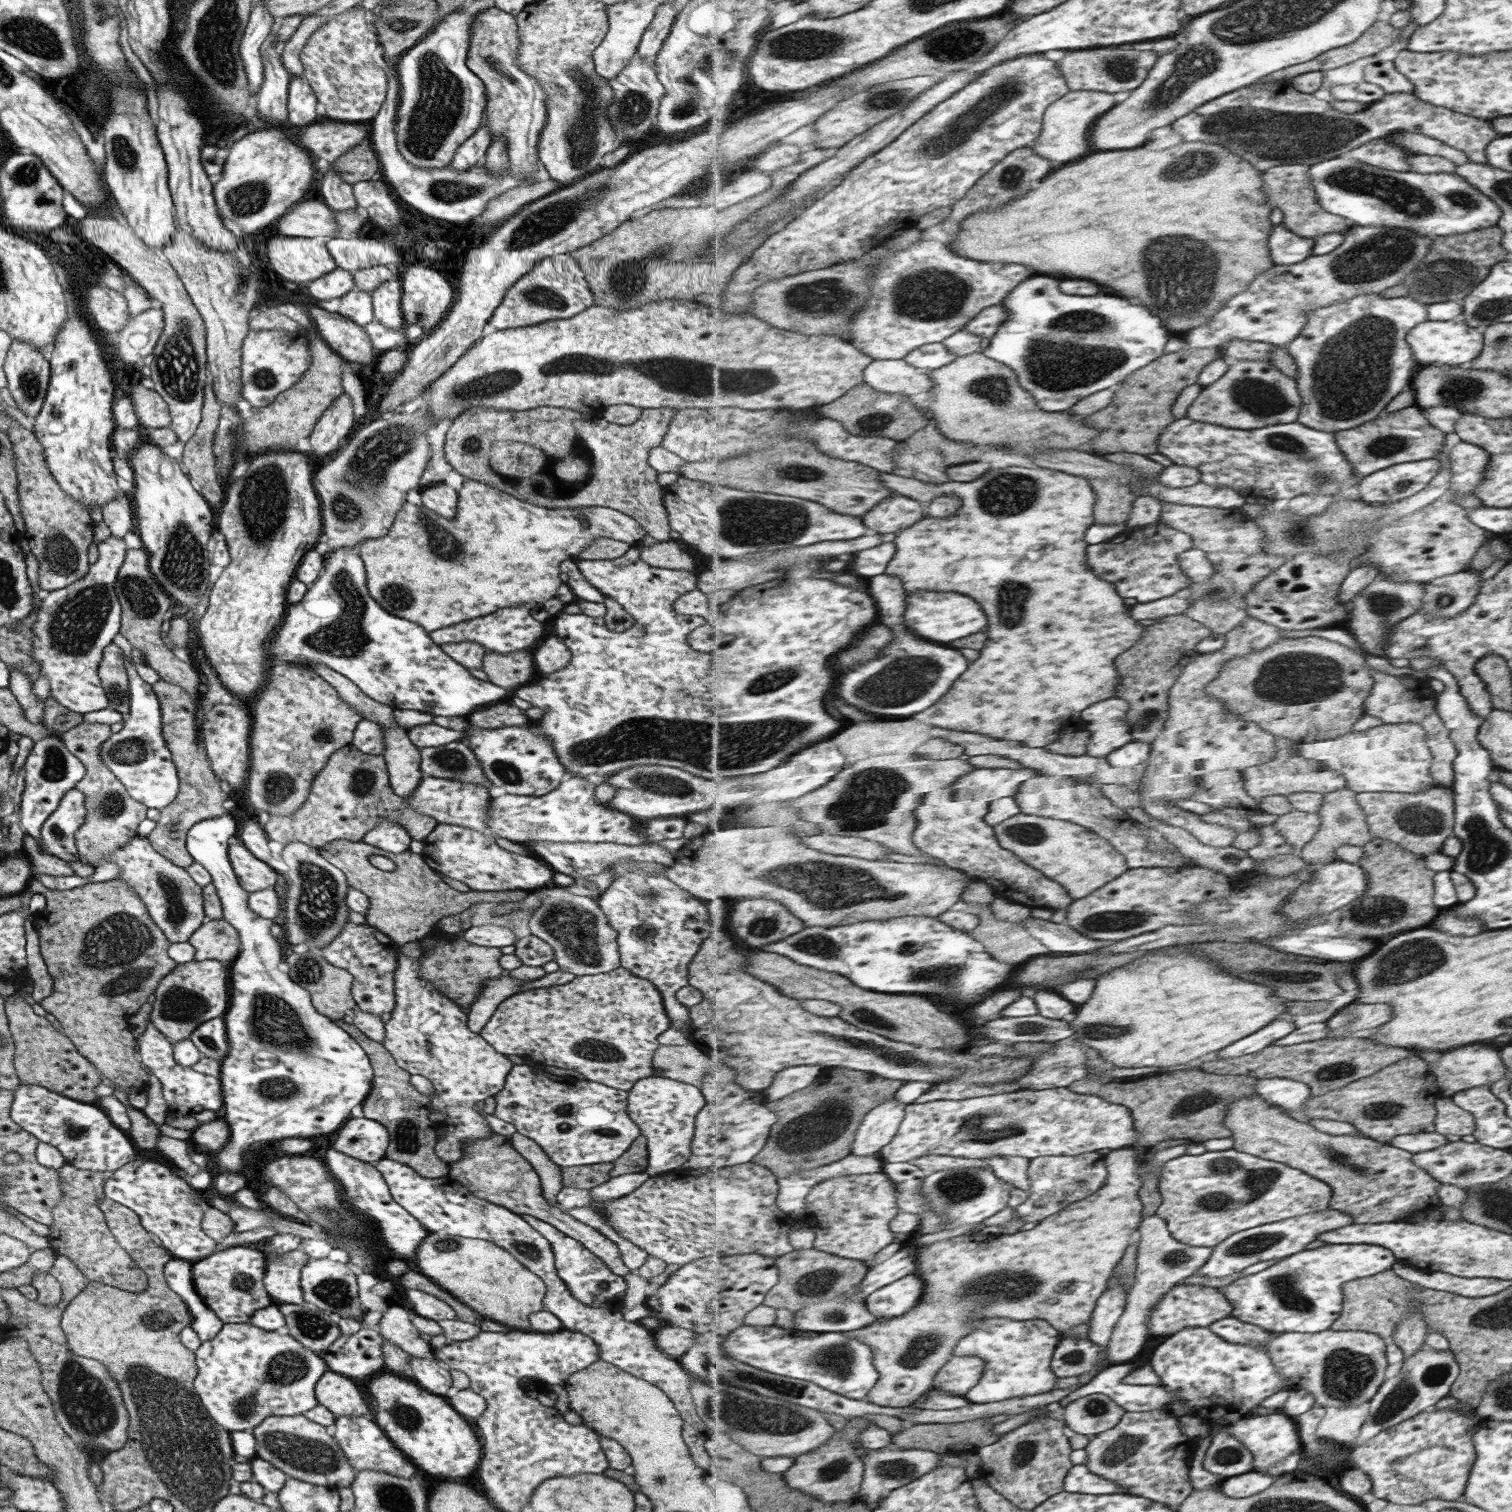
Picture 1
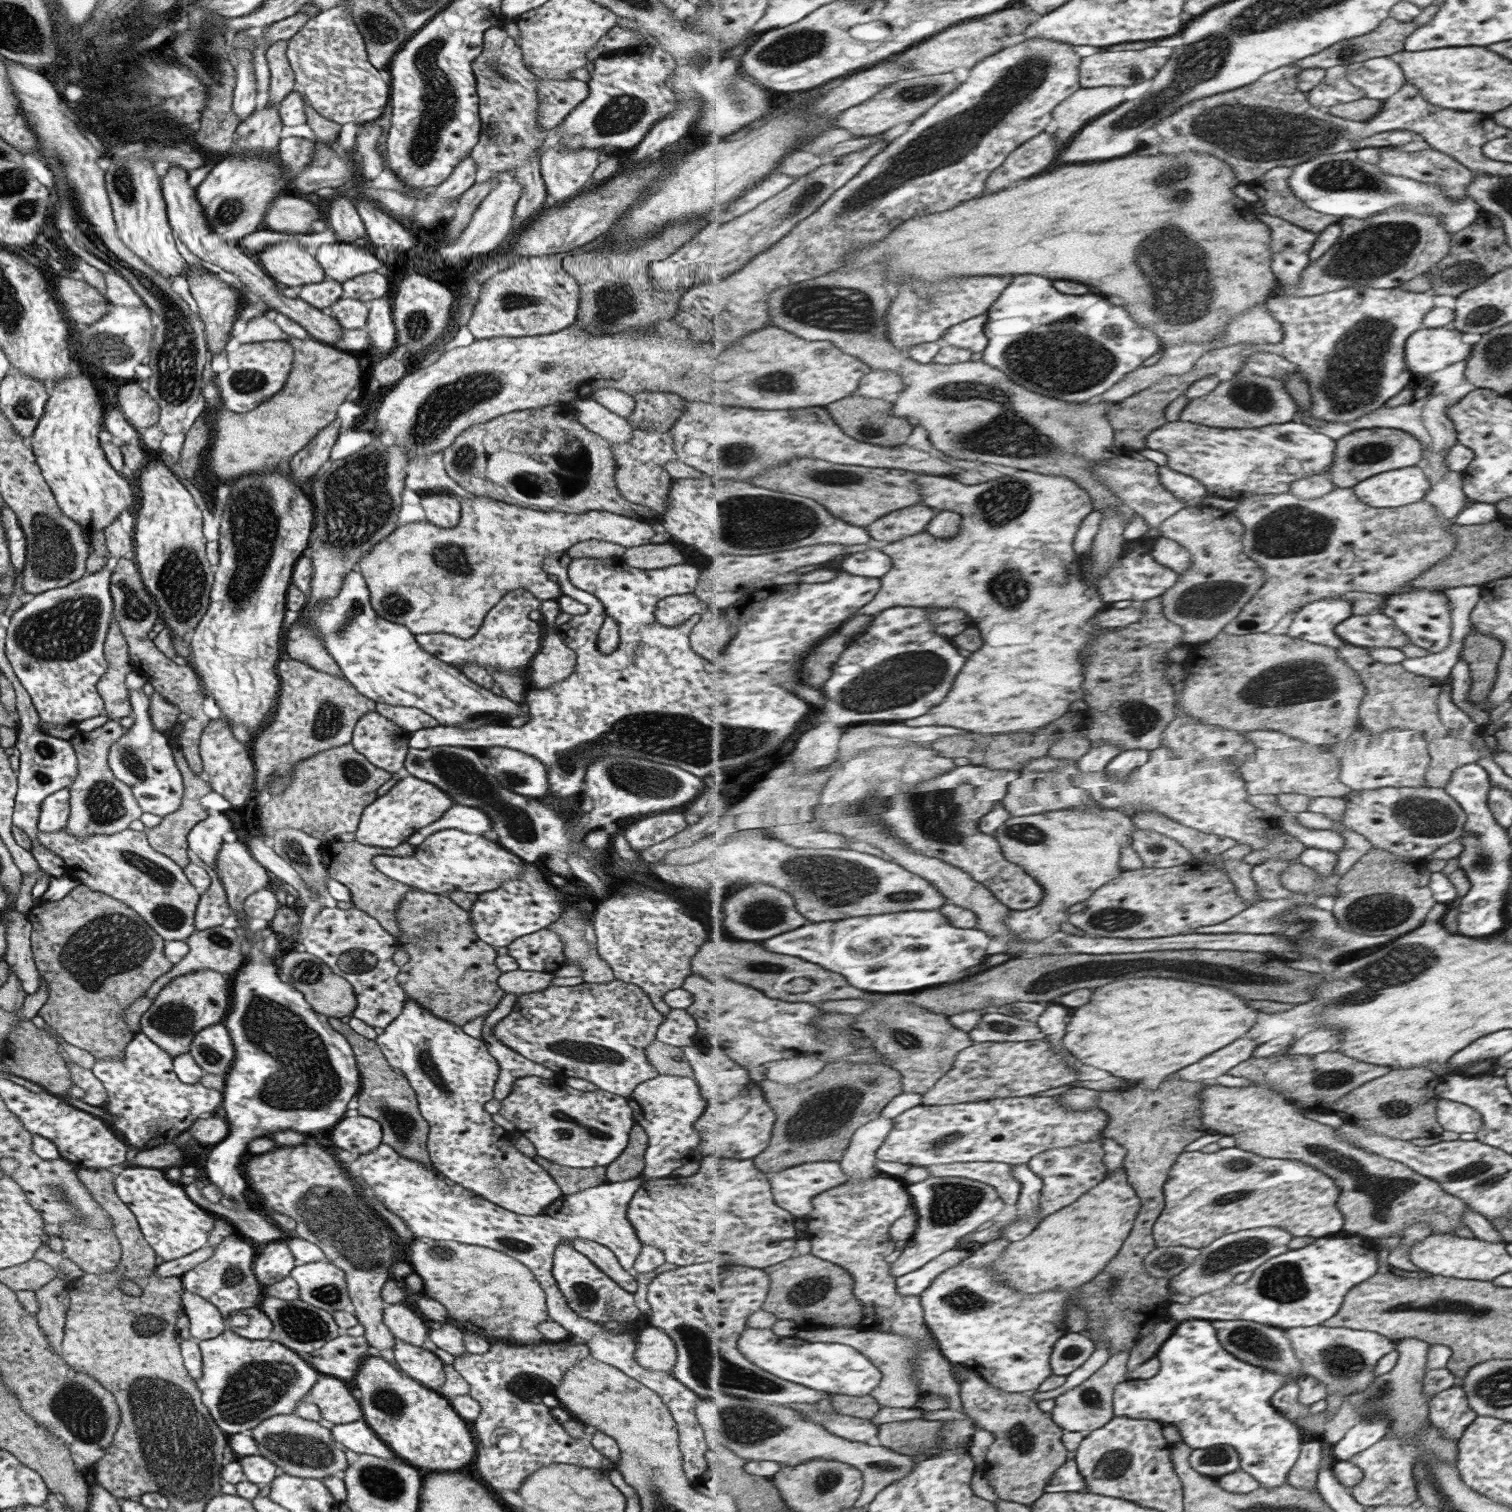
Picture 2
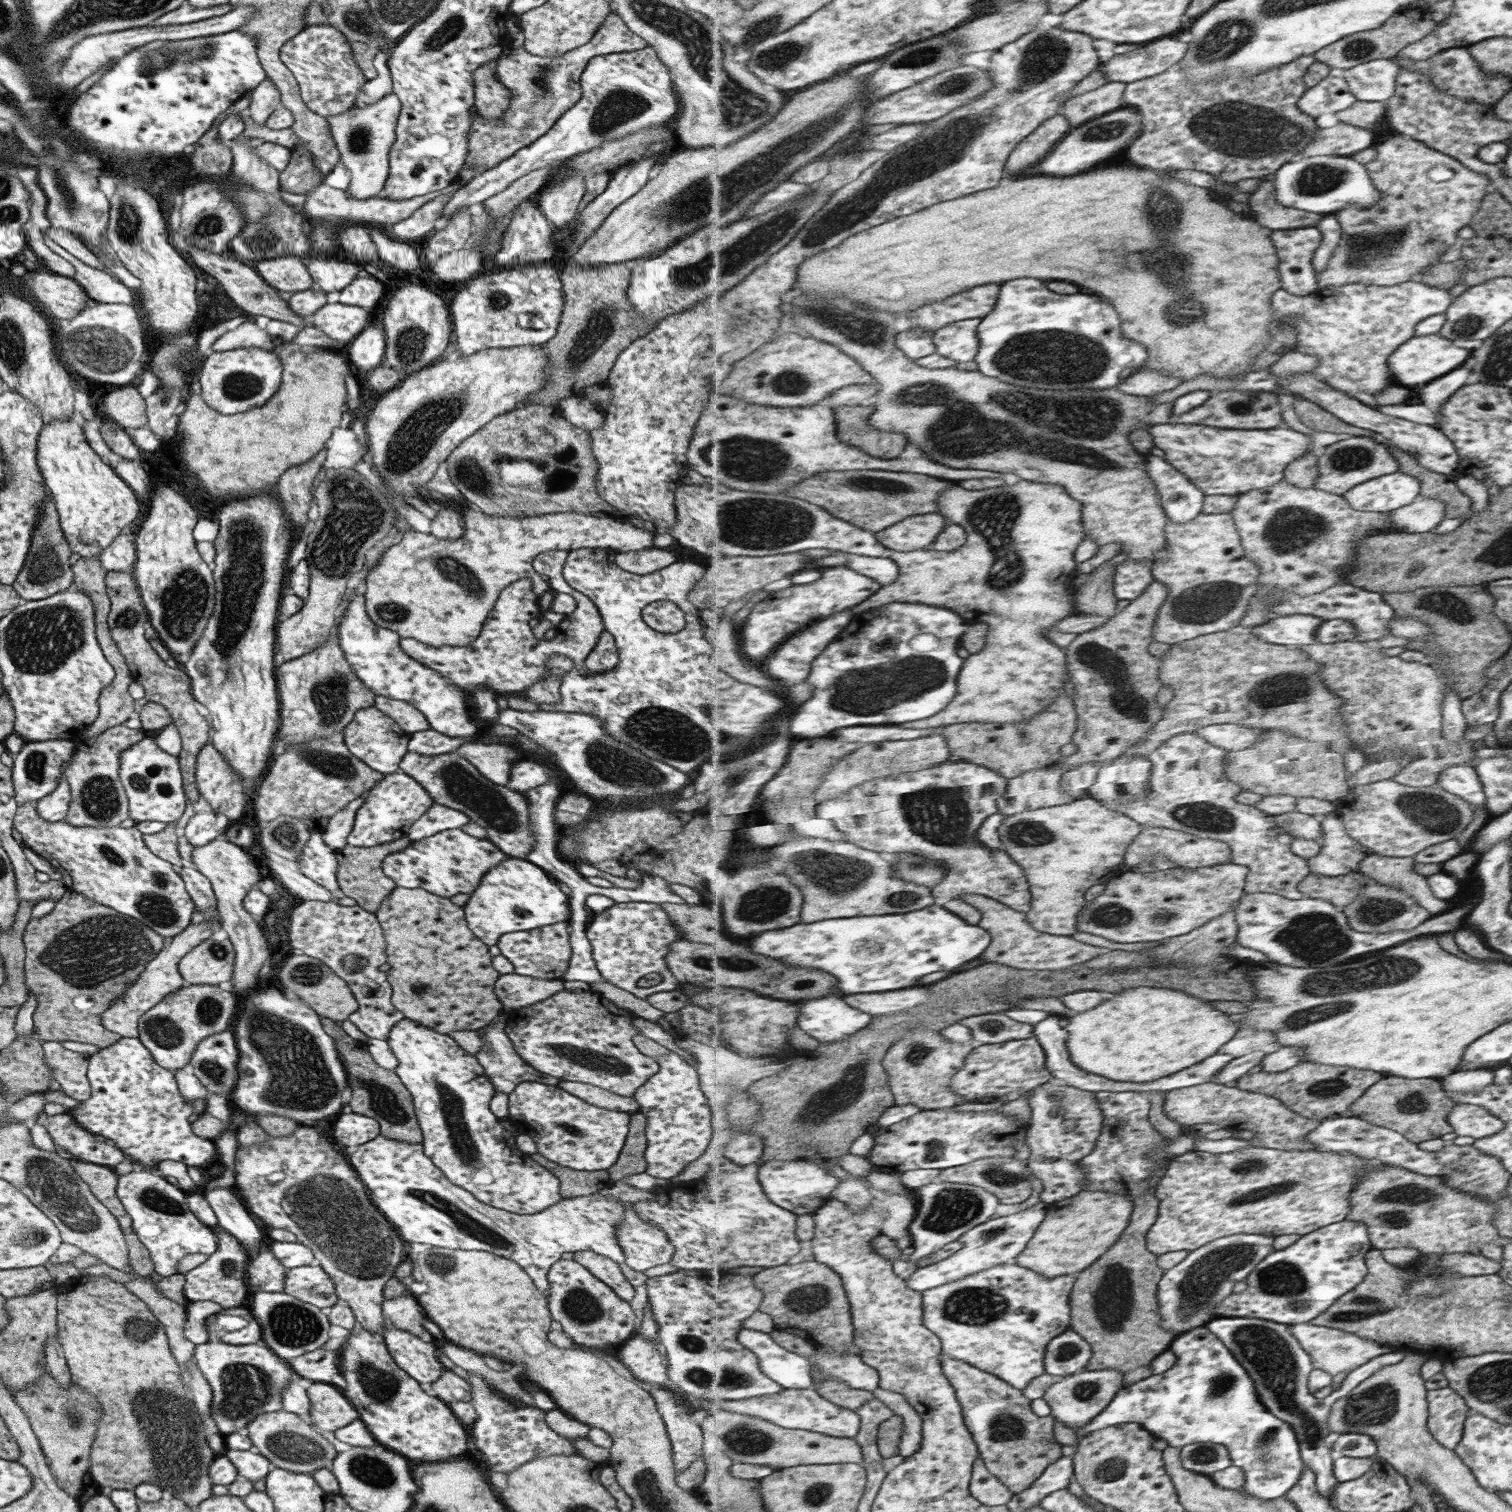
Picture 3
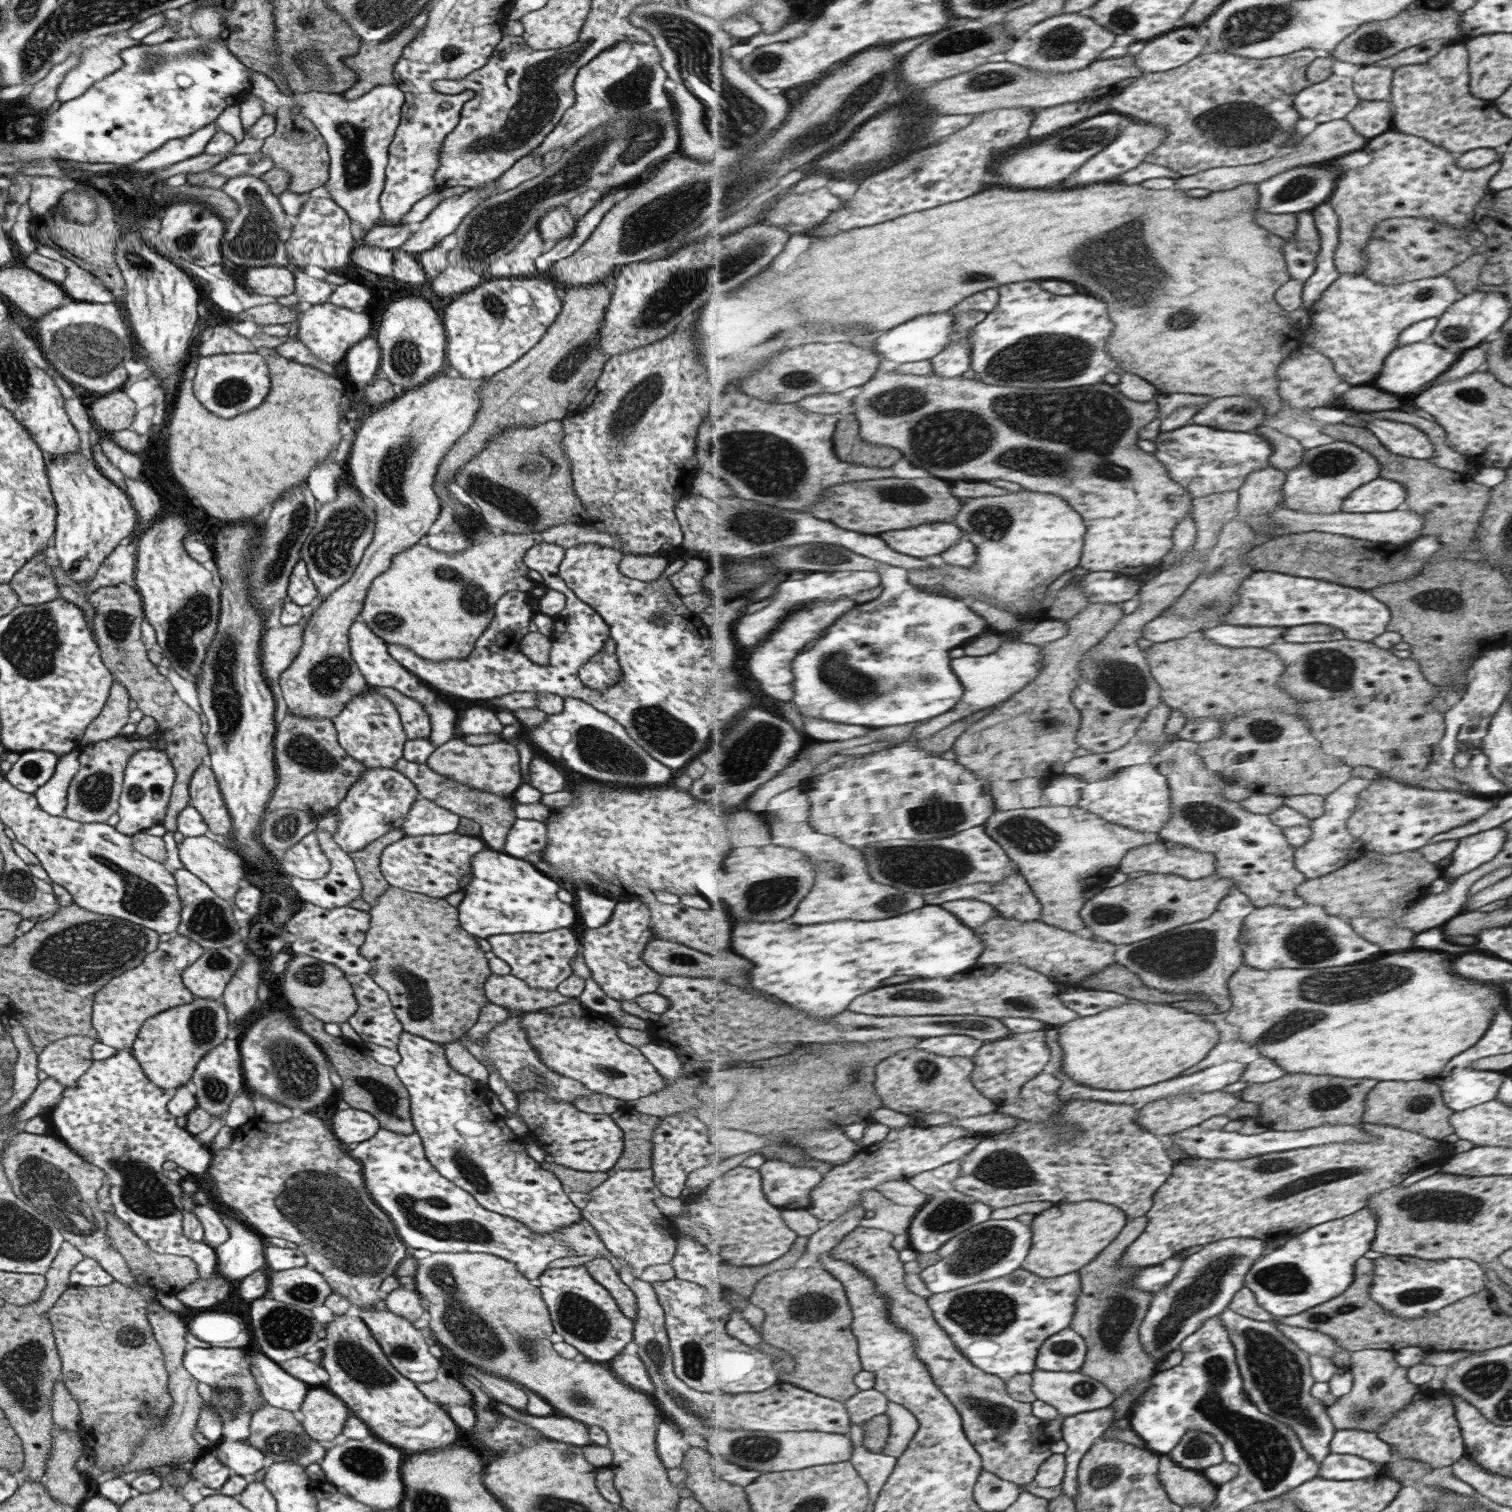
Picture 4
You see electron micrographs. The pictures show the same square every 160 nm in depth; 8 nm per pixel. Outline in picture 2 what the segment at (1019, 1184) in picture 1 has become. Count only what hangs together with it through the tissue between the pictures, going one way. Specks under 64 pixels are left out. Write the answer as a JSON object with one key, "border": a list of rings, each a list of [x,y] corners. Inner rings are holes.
{"border":[[[1028,1163],[1012,1165],[1012,1175],[1022,1184],[1022,1192],[1019,1199],[1019,1208],[1016,1221],[1013,1224],[1003,1226],[998,1239],[1010,1240],[1017,1243],[1029,1236],[1041,1222],[1039,1210],[1042,1198],[1043,1181],[1040,1176],[1029,1168]]]}

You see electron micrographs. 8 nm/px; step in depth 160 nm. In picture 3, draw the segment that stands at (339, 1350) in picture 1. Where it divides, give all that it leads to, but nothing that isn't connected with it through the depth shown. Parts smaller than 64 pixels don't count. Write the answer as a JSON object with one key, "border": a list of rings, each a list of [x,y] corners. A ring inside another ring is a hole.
{"border":[[[316,1348],[301,1356],[290,1358],[288,1363],[294,1373],[313,1382],[324,1382],[341,1388],[345,1386],[340,1373],[340,1351]]]}

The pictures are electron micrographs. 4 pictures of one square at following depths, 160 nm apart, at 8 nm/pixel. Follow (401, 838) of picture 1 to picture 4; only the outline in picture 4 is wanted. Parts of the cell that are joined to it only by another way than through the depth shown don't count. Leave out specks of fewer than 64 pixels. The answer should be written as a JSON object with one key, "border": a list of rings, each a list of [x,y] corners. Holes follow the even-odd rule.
{"border":[[[368,768],[335,807],[337,828],[333,841],[347,854],[362,850],[386,832],[399,829],[416,796],[415,786],[394,768]]]}

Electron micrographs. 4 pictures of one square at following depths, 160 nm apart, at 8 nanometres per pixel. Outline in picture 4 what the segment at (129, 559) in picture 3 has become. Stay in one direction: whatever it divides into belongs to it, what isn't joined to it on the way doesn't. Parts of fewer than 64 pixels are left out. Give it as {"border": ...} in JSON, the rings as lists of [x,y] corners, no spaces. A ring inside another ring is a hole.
{"border":[[[133,545],[115,546],[97,567],[95,576],[89,584],[89,590],[95,590],[97,587],[115,586],[115,584],[127,584],[127,587],[134,587],[135,561]]]}

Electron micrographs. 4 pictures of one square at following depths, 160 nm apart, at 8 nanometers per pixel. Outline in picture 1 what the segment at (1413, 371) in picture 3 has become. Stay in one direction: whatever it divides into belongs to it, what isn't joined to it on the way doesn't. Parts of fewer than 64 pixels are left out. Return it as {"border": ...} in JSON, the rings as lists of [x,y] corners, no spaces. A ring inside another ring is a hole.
{"border":[[[1429,318],[1411,330],[1411,336],[1406,336],[1406,338],[1411,352],[1417,352],[1415,360],[1419,360],[1419,364],[1423,364],[1423,366],[1425,364],[1435,364],[1435,366],[1443,364],[1443,366],[1447,367],[1467,365],[1478,359],[1478,355],[1481,354],[1482,344],[1485,342],[1481,330],[1463,324],[1463,321],[1431,322]]]}

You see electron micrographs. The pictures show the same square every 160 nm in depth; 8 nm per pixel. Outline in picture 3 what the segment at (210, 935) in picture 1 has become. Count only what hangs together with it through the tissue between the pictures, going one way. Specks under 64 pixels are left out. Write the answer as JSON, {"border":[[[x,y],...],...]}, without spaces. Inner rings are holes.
{"border":[[[223,929],[202,940],[178,962],[178,971],[185,983],[218,985],[232,977],[234,950]]]}

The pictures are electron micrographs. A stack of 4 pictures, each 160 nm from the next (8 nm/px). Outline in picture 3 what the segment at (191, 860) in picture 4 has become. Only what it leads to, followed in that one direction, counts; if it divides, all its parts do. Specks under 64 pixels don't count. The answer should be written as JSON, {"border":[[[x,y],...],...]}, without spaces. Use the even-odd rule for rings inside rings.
{"border":[[[215,839],[201,847],[193,848],[190,859],[195,868],[210,882],[216,900],[220,928],[227,933],[234,950],[234,965],[230,978],[232,992],[235,997],[244,998],[250,990],[258,986],[257,972],[269,956],[261,923],[257,923],[245,912],[242,905],[245,895],[260,880],[257,864],[239,846]]]}

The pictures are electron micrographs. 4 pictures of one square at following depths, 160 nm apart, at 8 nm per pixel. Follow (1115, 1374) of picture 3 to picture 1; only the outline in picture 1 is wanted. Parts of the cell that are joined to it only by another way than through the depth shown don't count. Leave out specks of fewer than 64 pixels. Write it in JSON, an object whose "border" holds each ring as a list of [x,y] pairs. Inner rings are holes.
{"border":[[[1155,1213],[1142,1220],[1138,1248],[1138,1271],[1135,1286],[1129,1292],[1124,1313],[1117,1322],[1108,1344],[1108,1364],[1115,1366],[1133,1360],[1150,1339],[1150,1312],[1167,1292],[1178,1287],[1184,1279],[1196,1275],[1213,1255],[1214,1248],[1196,1247],[1178,1241],[1168,1228],[1167,1221]],[[1089,1395],[1071,1402],[1065,1407],[1065,1422],[1079,1434],[1095,1436],[1115,1428],[1127,1414],[1109,1396]]]}

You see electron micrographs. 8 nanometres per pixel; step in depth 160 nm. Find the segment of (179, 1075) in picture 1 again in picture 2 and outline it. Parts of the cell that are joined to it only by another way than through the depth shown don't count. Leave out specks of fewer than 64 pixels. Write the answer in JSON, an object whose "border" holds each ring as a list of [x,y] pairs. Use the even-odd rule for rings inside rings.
{"border":[[[141,1032],[134,1034],[126,1044],[123,1057],[117,1061],[97,1059],[90,1071],[106,1092],[106,1103],[101,1108],[117,1118],[107,1126],[125,1144],[134,1147],[151,1148],[173,1143],[197,1117],[212,1115],[222,1101],[222,1093],[217,1089],[205,1088],[199,1082],[181,1082],[172,1071],[172,1058]]]}

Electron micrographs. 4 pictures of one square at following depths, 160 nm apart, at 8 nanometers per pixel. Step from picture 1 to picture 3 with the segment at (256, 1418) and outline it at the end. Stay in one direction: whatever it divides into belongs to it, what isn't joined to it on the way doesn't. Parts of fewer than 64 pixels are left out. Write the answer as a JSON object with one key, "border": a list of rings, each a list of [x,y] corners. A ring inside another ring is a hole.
{"border":[[[215,1339],[194,1345],[192,1357],[204,1379],[208,1382],[212,1393],[210,1402],[210,1418],[215,1421],[222,1436],[235,1433],[240,1428],[245,1428],[256,1416],[266,1412],[277,1412],[282,1408],[281,1391],[288,1384],[294,1374],[288,1361],[279,1358],[269,1347],[262,1343],[253,1344],[225,1344]]]}

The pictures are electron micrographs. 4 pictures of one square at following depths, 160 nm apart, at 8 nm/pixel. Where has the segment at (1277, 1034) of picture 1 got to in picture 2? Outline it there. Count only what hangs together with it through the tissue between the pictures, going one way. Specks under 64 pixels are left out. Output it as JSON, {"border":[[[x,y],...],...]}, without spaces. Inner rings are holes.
{"border":[[[1241,1038],[1225,1046],[1221,1050],[1214,1052],[1210,1056],[1203,1058],[1197,1064],[1191,1064],[1187,1068],[1182,1068],[1175,1072],[1180,1079],[1188,1081],[1201,1081],[1209,1085],[1218,1083],[1217,1078],[1228,1074],[1229,1070],[1238,1064],[1246,1062],[1253,1057],[1254,1050],[1259,1047],[1259,1042],[1251,1038]]]}

